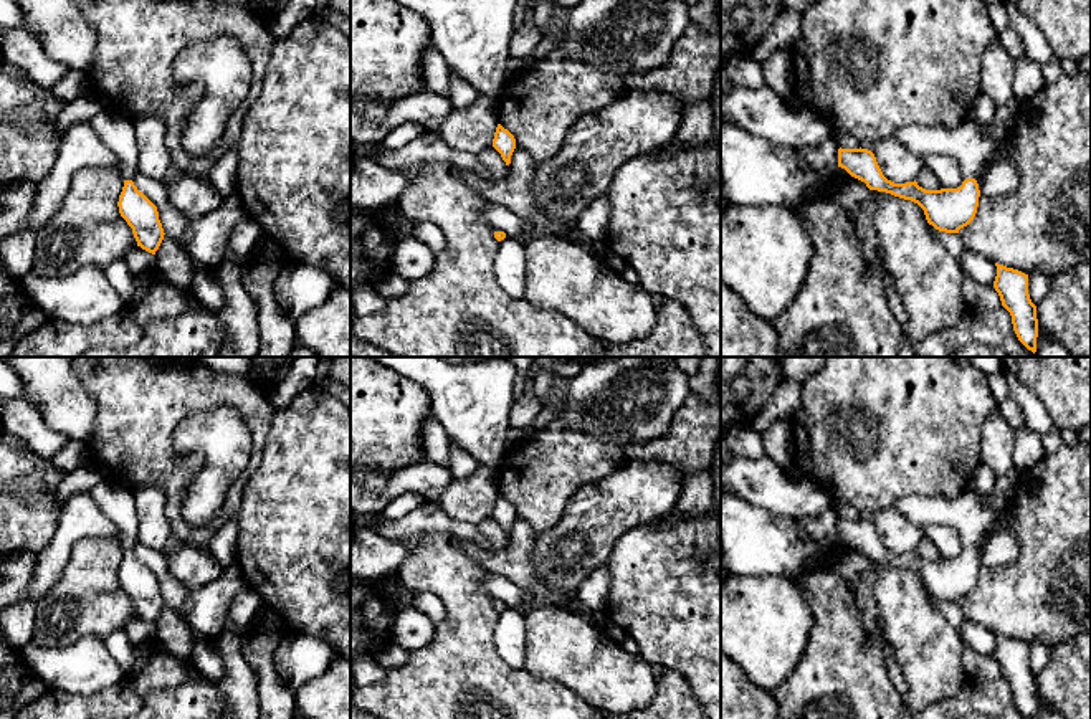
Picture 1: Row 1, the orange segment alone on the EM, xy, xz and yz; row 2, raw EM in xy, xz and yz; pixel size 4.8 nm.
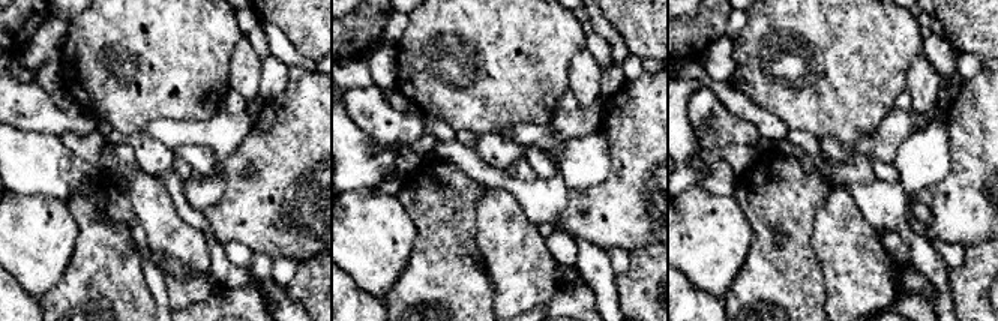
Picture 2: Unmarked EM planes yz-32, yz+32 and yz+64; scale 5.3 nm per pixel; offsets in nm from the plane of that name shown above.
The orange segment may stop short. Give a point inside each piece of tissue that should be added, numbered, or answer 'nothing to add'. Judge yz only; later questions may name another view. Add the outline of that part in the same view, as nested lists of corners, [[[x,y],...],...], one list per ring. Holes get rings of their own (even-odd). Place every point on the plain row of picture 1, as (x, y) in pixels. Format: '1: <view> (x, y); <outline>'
1: yz (967, 513); [[[967,488],[959,496],[904,496],[893,504],[911,522],[919,526],[950,526],[954,527],[965,549],[974,549],[997,517],[997,512],[985,504],[985,499],[974,489]]]

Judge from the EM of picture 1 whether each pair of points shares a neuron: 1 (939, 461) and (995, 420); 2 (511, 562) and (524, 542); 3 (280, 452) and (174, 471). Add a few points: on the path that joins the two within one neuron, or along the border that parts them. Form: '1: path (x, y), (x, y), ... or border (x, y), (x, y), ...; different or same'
1: border (997, 409), (982, 427), (979, 460); different
2: path (516, 557), (519, 547); same
3: border (273, 417), (263, 458), (245, 490); different

